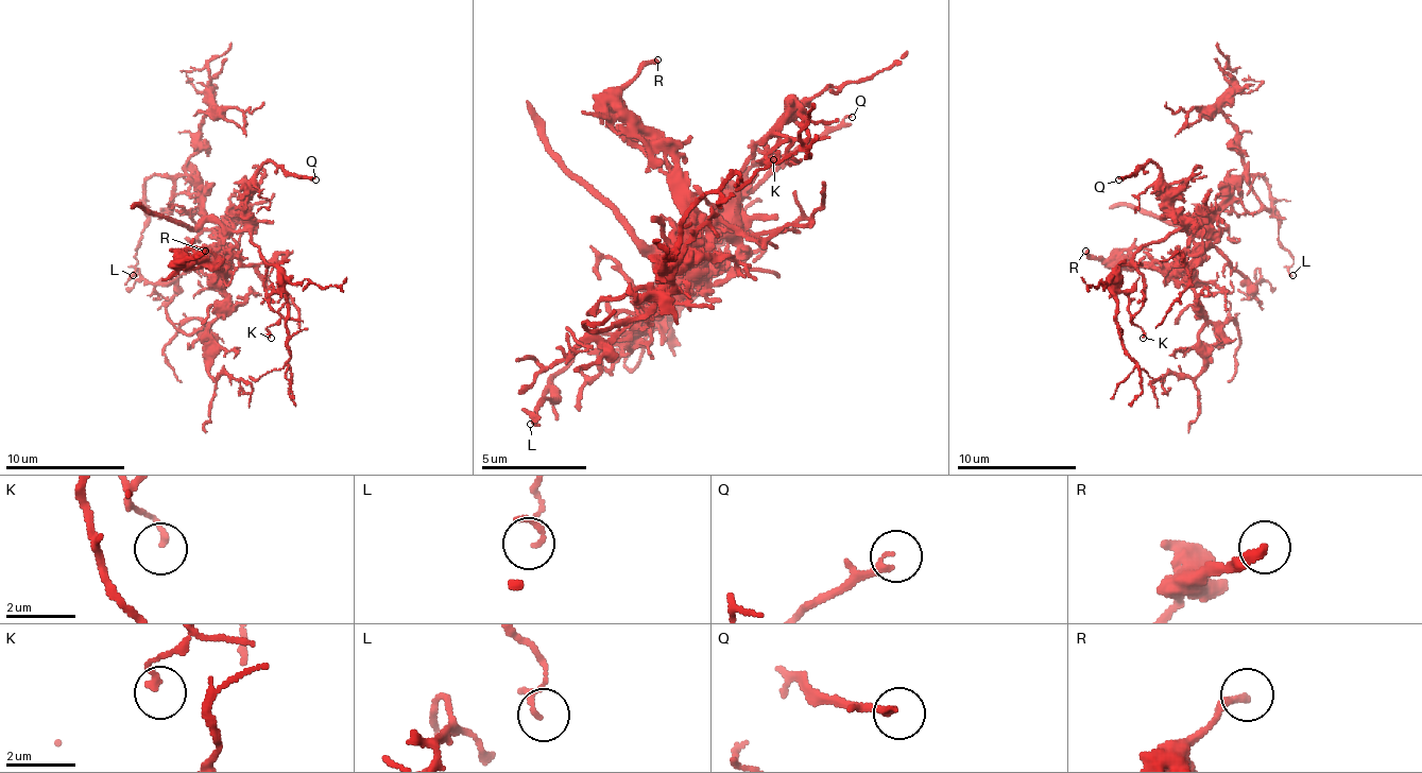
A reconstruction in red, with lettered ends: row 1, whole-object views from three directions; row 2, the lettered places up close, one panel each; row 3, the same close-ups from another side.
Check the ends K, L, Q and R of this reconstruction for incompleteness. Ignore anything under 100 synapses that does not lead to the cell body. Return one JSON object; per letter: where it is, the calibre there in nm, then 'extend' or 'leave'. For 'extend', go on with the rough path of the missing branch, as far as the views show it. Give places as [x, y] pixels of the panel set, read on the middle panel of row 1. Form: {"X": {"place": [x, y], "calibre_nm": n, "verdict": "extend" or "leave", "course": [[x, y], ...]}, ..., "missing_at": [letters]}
{"K": {"place": [773, 159], "calibre_nm": 180, "verdict": "leave"}, "L": {"place": [530, 424], "calibre_nm": 100, "verdict": "leave"}, "Q": {"place": [852, 117], "calibre_nm": 170, "verdict": "leave"}, "R": {"place": [657, 59], "calibre_nm": 240, "verdict": "leave"}, "missing_at": []}

